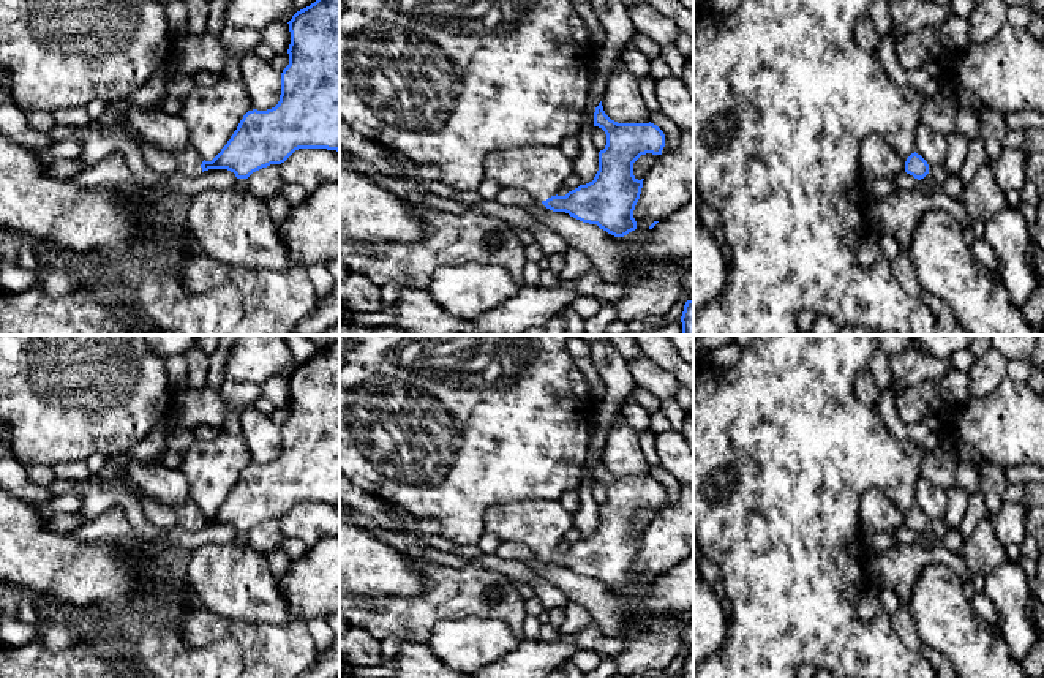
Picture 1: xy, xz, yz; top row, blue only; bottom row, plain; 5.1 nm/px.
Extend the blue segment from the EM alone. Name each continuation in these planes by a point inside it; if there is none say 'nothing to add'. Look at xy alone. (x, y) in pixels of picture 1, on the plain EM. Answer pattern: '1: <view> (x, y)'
1: xy (188, 514)

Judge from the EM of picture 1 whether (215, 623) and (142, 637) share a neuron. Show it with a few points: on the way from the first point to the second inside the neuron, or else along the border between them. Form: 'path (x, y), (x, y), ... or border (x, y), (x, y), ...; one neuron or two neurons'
border (177, 620), (177, 629), (191, 645), (212, 642); two neurons

